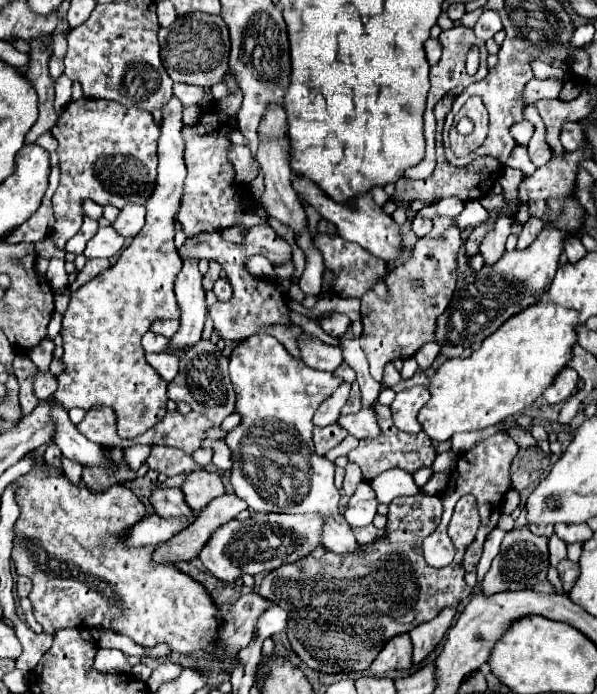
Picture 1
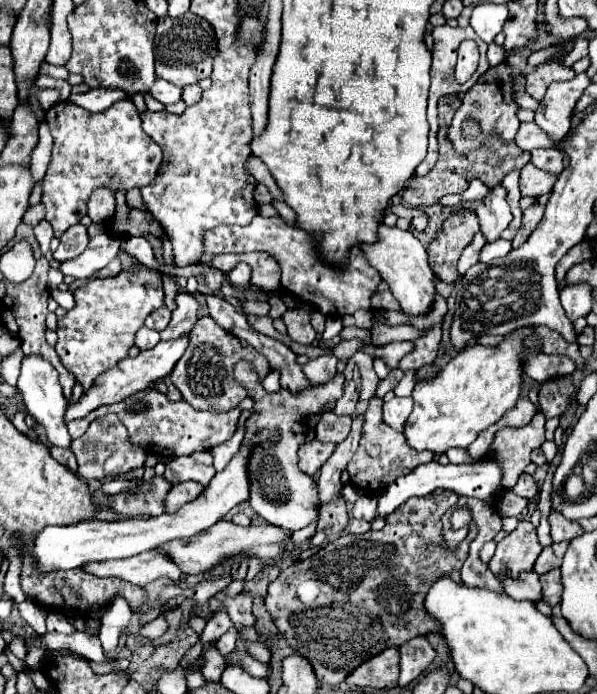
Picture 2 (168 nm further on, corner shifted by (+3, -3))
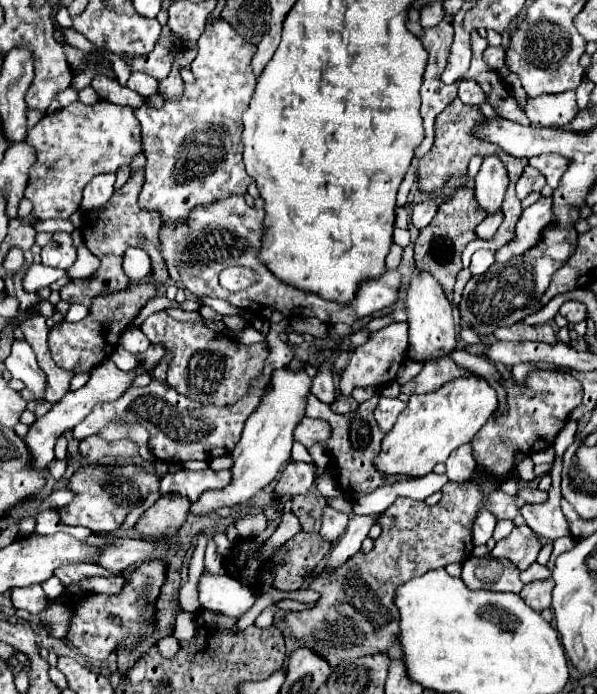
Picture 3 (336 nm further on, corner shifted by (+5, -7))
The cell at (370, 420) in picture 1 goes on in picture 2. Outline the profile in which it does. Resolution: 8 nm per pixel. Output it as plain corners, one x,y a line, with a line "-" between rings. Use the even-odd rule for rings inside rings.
329,410
329,412
321,414
321,418
315,426
315,440
339,444
347,438
349,430
351,430
351,418
349,416
337,416

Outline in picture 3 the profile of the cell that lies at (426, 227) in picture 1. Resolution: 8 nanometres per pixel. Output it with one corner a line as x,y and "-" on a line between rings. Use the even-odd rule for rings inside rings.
435,200
417,204
417,206
413,208
413,216
411,216
411,218
413,218
413,226
415,226
417,230
423,230
423,228
433,220
435,212
437,212
437,204
435,204

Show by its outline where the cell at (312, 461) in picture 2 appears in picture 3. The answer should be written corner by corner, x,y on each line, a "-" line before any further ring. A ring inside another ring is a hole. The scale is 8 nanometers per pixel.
289,462
281,472
281,478
275,486
279,496
295,496
305,494
315,478
315,466
307,462

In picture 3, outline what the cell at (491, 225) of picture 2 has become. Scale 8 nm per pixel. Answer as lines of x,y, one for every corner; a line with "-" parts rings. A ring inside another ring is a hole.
497,156
485,158
475,178
475,198
487,216
501,210
507,186
509,186
509,176
501,160

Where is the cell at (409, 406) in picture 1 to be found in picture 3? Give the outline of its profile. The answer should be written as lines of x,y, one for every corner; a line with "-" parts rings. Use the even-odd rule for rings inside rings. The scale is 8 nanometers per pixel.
379,398
379,404
375,408
375,420
379,424
379,428
383,432
389,432
397,420
397,416
407,408
405,402
401,402
399,398

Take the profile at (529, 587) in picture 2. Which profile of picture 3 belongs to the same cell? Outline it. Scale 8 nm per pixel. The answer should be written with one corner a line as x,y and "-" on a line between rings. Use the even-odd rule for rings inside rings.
469,556
463,564
461,580
471,590
489,590
489,592
521,592
523,582
519,578
517,566
513,562
503,562
507,558

